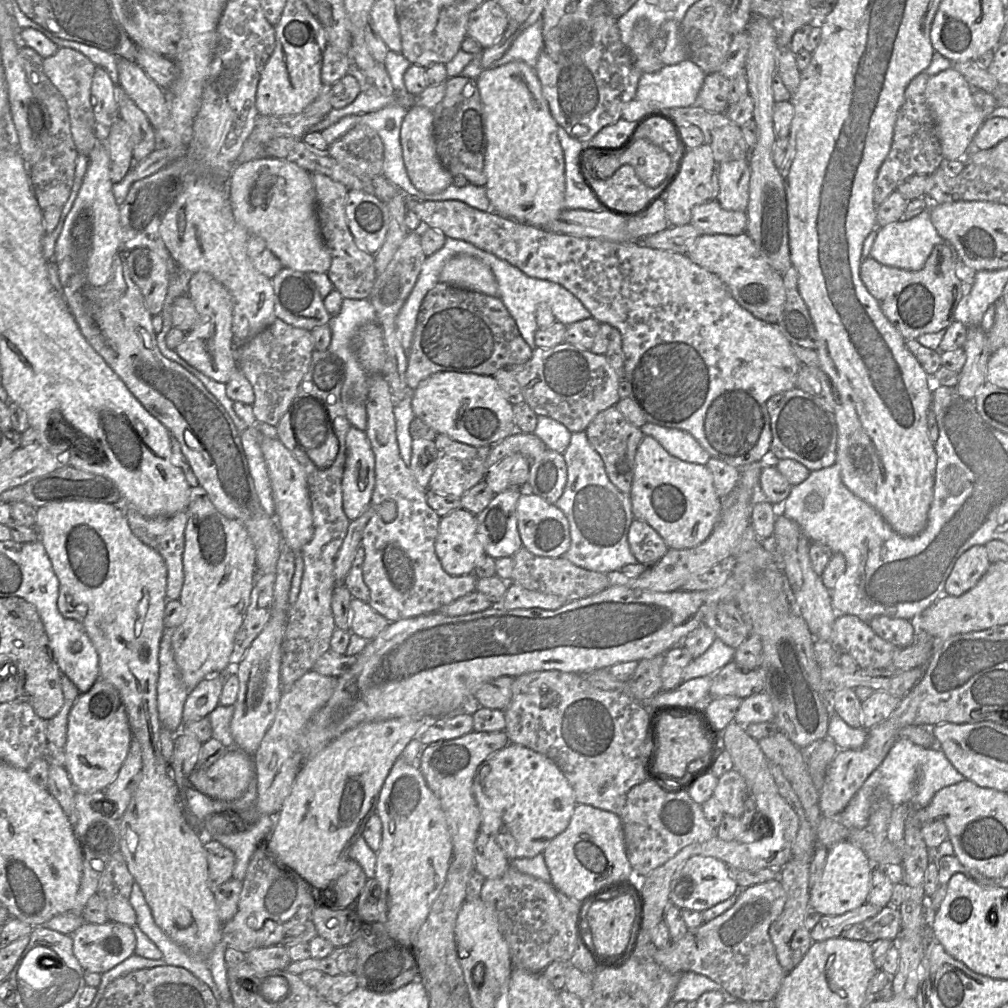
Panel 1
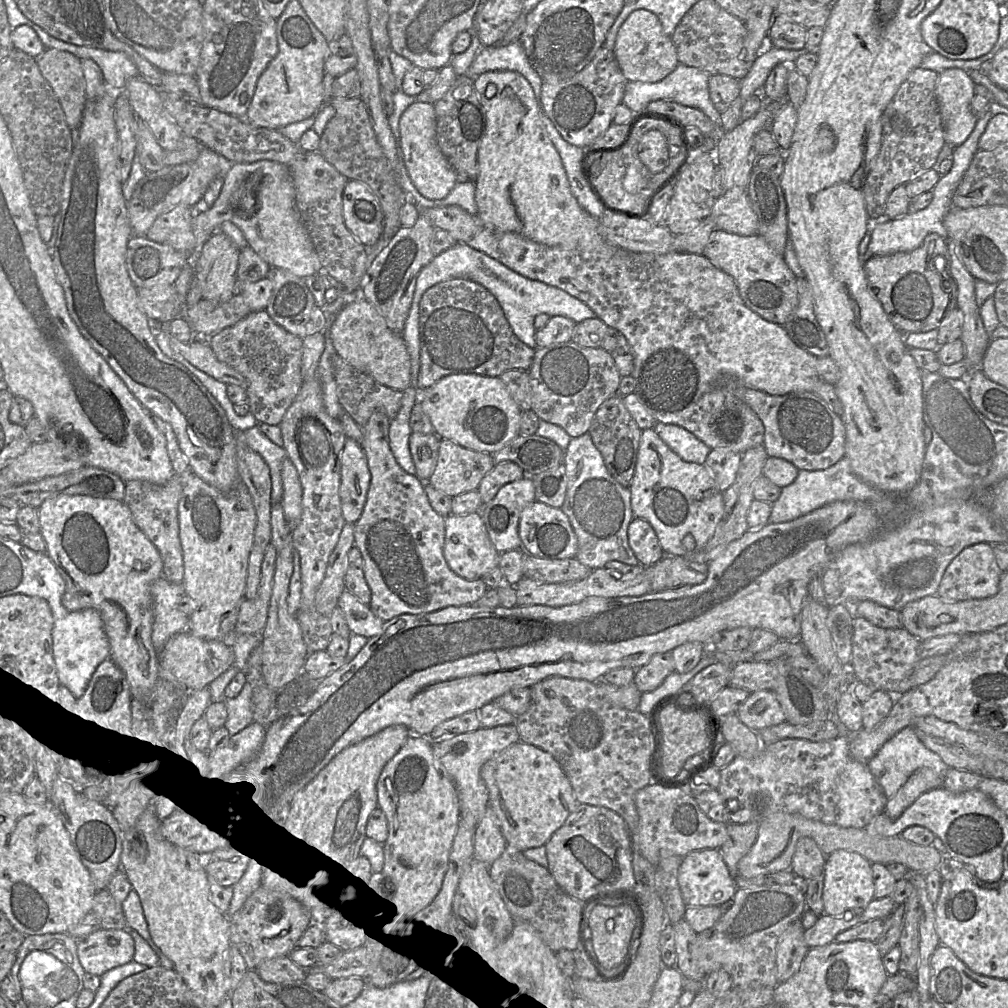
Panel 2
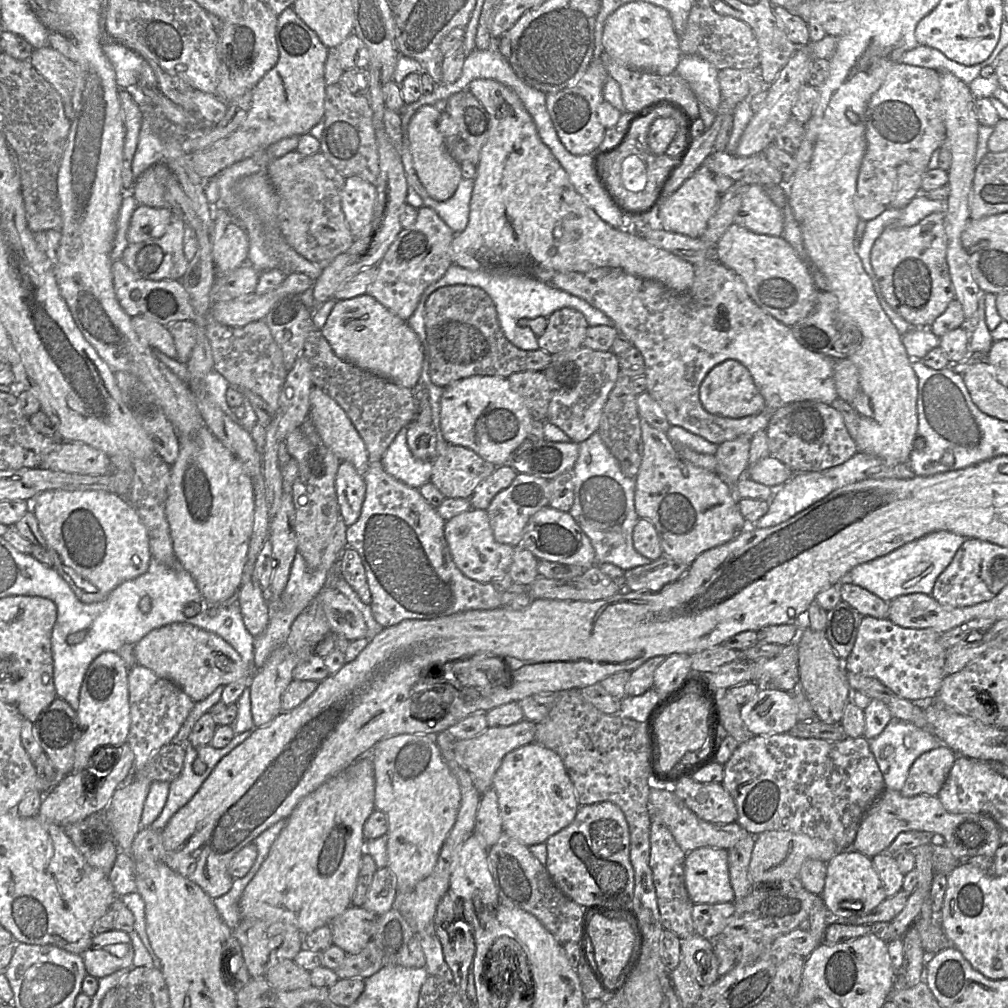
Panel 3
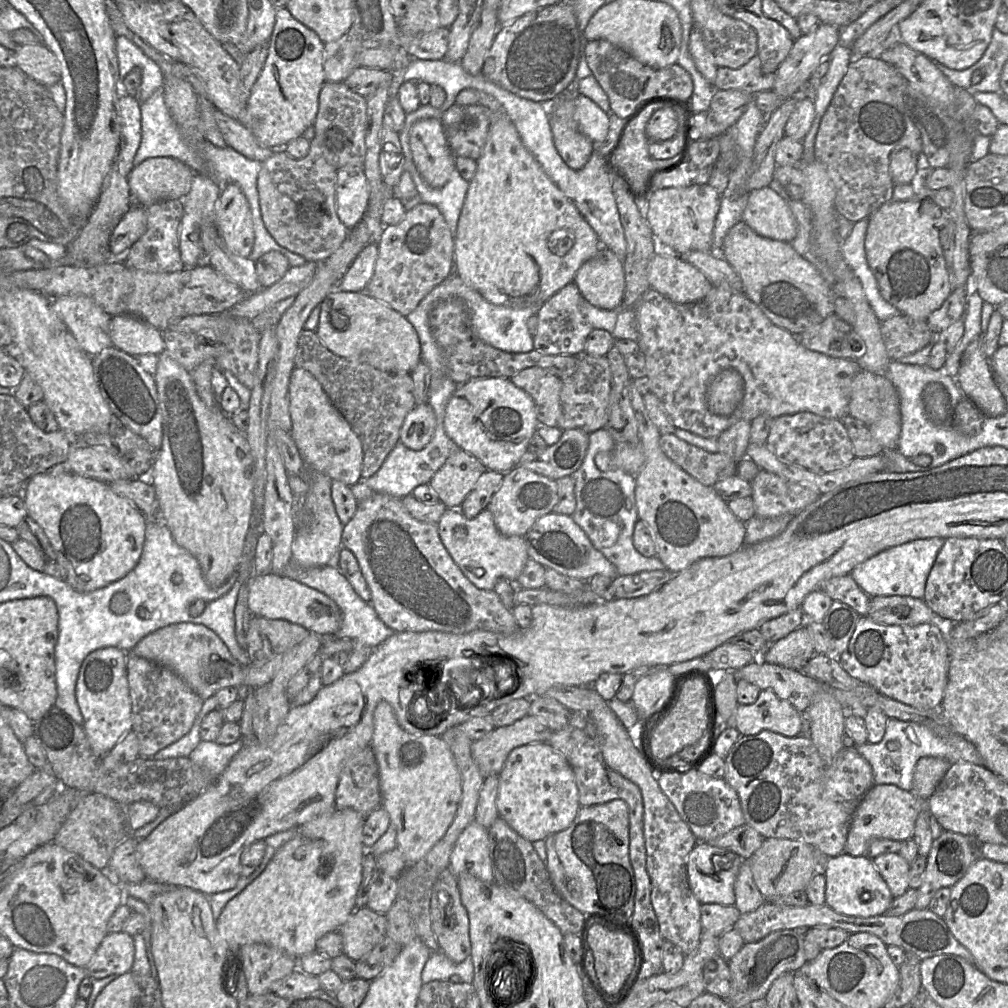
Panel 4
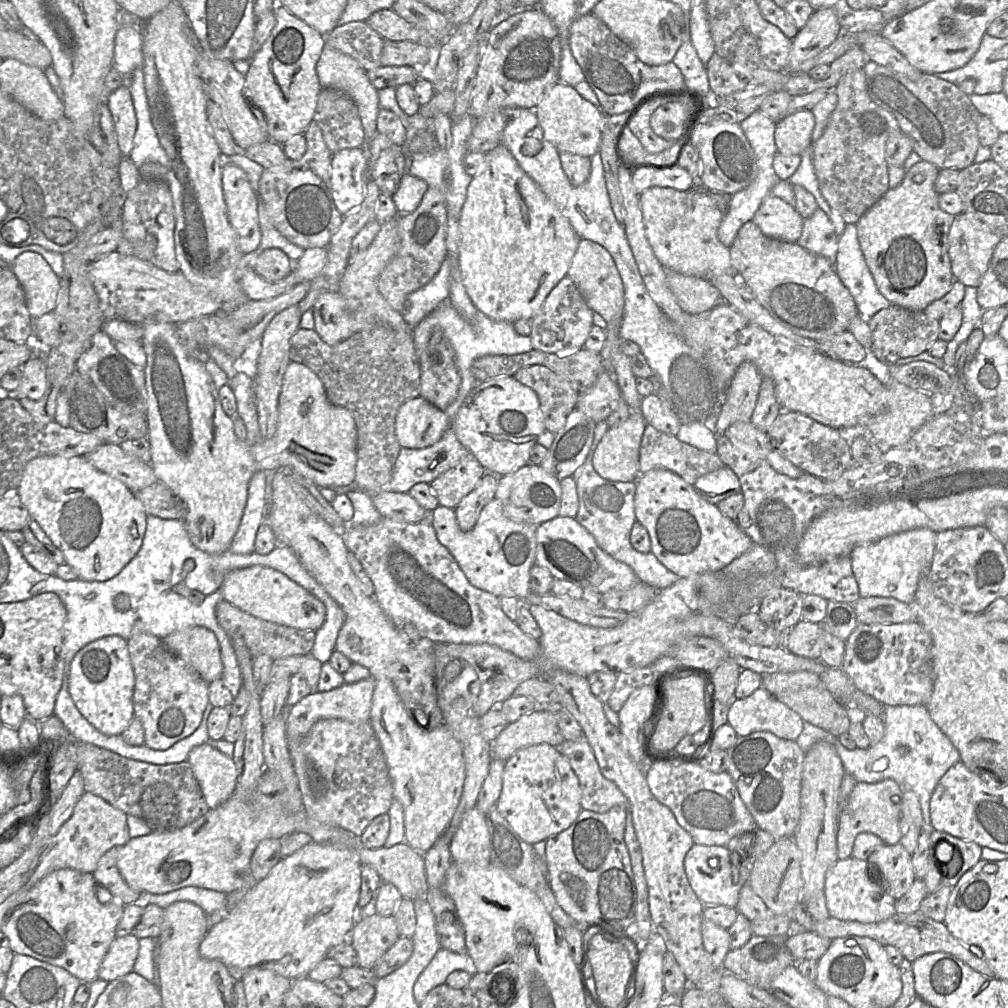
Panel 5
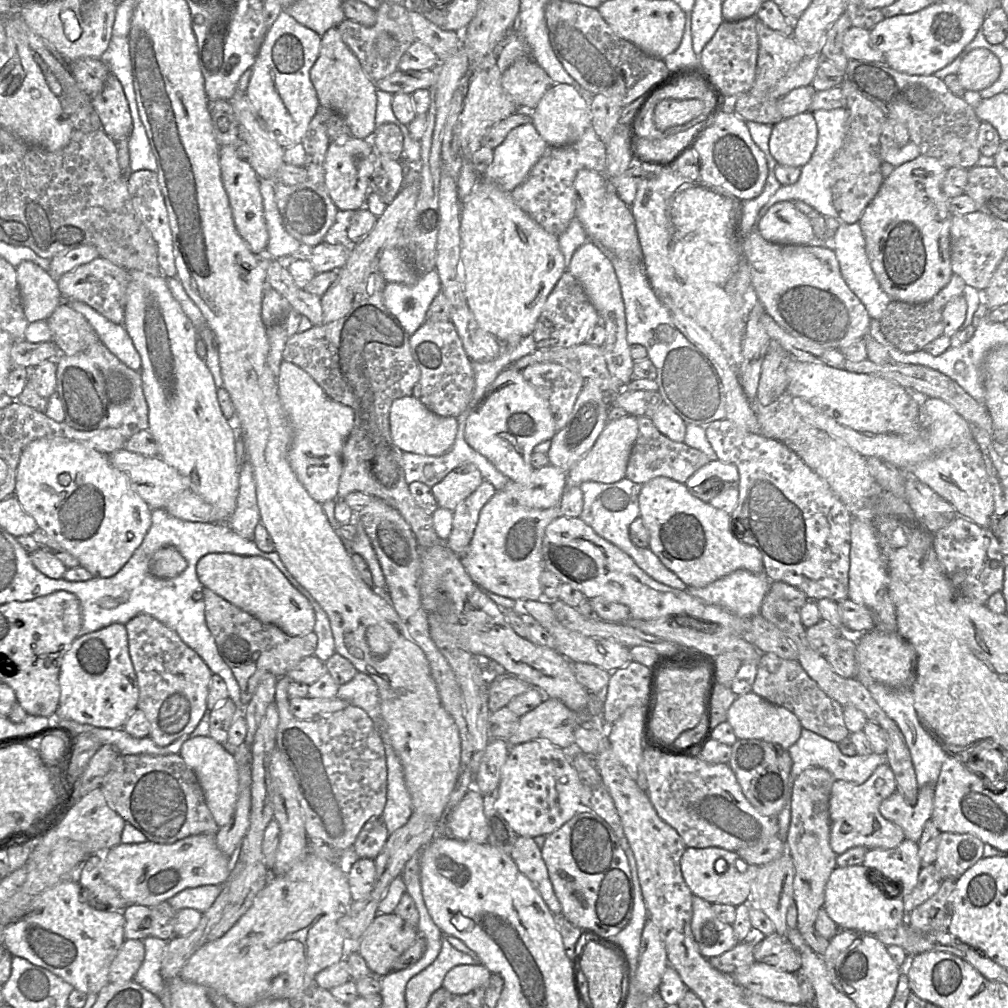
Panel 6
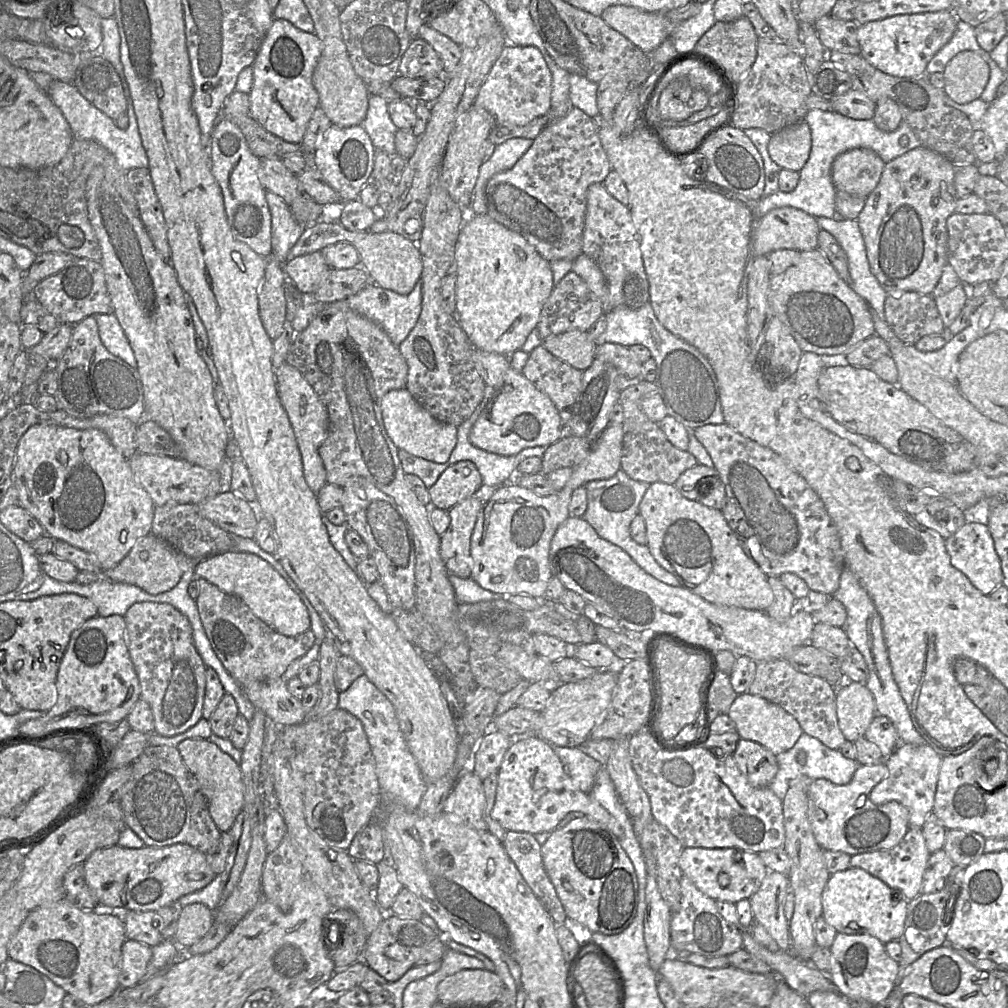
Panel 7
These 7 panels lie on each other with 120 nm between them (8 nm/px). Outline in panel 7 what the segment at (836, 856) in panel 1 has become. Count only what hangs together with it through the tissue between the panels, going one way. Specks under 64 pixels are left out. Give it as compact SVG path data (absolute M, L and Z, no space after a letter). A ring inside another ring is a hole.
M861 868L831 874L822 895L823 917L838 933L870 935L882 943L898 941L904 932L908 902Z

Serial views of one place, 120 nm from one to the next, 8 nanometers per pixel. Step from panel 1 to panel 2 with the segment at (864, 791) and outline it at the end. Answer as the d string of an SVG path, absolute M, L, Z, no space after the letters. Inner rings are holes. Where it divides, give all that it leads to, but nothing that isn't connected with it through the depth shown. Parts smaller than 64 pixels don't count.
M912 726L903 728L886 741L877 754L868 762L868 767L888 799L892 798L908 778L919 768L932 768L944 777L950 768L937 753L928 749L921 742L915 728Z

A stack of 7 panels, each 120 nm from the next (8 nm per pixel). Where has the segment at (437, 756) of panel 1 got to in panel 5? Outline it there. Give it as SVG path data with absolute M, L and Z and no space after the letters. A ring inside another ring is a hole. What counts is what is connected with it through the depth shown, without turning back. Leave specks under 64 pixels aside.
M537 707L509 723L496 739L490 741L491 760L506 761L517 750L534 744L547 743L557 748L564 740L553 710Z

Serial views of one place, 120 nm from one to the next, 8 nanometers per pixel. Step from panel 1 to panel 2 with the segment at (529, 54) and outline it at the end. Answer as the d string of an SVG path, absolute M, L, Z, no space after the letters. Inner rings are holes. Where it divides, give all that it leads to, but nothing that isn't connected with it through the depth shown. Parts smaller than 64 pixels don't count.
M519 41L509 45L497 44L491 47L482 47L465 75L476 78L490 71L514 71L521 74L527 79L540 102L543 81L529 63L524 48Z

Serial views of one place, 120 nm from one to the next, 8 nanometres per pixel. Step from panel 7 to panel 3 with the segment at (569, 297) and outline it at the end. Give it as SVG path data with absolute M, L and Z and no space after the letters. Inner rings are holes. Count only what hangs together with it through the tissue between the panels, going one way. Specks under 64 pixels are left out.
M562 308L547 317L547 326L537 338L539 349L550 355L583 346L588 328L585 317L572 308Z

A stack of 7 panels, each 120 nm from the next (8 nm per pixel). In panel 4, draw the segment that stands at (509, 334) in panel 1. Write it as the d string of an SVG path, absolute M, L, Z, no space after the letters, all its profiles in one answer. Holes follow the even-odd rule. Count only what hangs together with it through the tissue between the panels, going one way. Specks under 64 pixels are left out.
M452 298L438 302L429 314L429 325L435 341L443 352L447 375L457 385L472 378L510 379L517 372L530 367L542 368L563 381L570 377L577 367L576 356L548 355L535 349L526 353L509 353L485 343L473 333L469 312L464 303L458 299Z

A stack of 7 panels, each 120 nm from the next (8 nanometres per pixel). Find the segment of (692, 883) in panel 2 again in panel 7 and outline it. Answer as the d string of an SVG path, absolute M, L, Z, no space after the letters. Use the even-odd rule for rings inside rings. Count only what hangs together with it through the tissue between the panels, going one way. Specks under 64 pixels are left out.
M684 848L679 866L683 874L705 895L715 901L734 904L742 899L750 899L769 872L758 853L738 848Z

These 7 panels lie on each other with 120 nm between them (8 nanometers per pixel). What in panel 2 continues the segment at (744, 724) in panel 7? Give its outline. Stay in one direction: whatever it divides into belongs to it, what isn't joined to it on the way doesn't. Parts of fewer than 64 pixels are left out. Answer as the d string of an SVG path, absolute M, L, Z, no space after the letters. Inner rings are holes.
M758 690L749 694L737 710L739 719L751 730L763 728L785 721L782 708L770 690Z

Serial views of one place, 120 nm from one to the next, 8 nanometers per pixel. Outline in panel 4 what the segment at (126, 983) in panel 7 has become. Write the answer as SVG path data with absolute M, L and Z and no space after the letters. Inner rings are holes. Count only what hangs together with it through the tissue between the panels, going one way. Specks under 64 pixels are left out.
M126 932L108 933L85 967L92 979L122 975L132 971L135 957L133 936Z

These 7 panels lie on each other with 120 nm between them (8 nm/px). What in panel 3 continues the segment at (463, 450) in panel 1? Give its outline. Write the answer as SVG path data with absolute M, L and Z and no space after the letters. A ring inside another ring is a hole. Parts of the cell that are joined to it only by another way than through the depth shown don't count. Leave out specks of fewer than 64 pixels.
M448 445L444 454L434 461L430 482L445 498L469 499L475 488L496 466L474 451L457 445Z

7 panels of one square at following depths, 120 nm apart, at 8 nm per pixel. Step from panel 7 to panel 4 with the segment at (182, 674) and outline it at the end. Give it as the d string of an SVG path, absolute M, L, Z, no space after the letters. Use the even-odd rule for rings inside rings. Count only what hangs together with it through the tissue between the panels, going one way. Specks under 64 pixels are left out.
M126 652L126 671L132 712L132 730L139 741L139 757L148 758L186 735L204 700L172 670Z

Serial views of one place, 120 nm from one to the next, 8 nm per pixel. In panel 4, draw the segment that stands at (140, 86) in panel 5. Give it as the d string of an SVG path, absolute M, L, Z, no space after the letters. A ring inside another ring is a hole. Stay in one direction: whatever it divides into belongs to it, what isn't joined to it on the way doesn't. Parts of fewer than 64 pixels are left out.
M162 90L154 92L150 98L140 103L141 140L132 160L132 169L143 160L153 157L170 157L188 165L195 173L204 172L204 161L174 121L166 104Z

